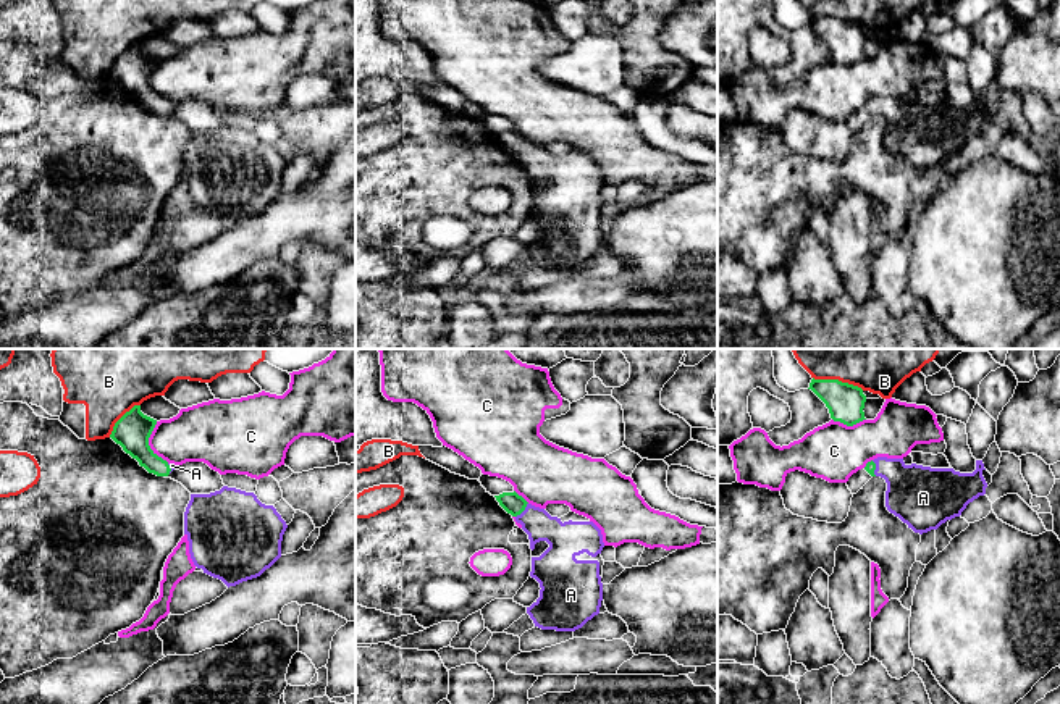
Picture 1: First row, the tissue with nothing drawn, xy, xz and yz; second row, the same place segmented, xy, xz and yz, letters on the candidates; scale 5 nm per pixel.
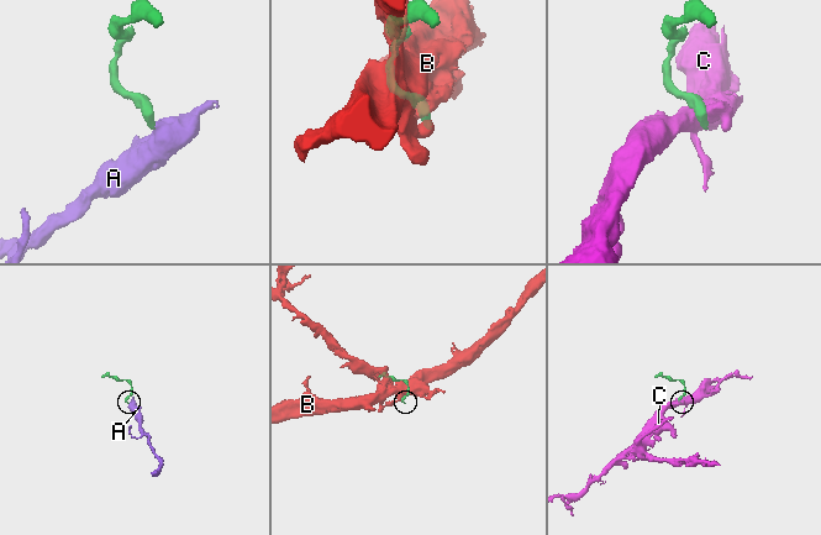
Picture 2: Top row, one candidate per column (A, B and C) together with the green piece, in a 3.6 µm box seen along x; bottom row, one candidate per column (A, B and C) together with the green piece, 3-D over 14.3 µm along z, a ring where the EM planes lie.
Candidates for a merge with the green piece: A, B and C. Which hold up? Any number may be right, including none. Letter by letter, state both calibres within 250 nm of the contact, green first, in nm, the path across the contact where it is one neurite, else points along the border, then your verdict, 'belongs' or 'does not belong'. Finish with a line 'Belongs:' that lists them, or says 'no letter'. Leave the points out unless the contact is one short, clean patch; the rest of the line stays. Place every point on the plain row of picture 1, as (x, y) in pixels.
A: 110 nm thick on the green side, 160 nm on the other; runs through xz (514, 142), (522, 149), (542, 165), (564, 176); belongs
B: 190 nm thick on the green side, 170 nm on the other; does not belong
C: 180 nm thick on the green side, 280 nm on the other; border along xy (155, 60), (149, 84), (168, 100); does not belong
Belongs: A

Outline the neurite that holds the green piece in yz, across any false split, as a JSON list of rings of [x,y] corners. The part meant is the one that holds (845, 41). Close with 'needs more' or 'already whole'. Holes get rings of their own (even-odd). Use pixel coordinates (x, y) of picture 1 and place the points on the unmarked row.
[[[811,18],[810,26],[829,47],[831,57],[853,65],[864,57],[863,27],[839,18]]]; already whole

